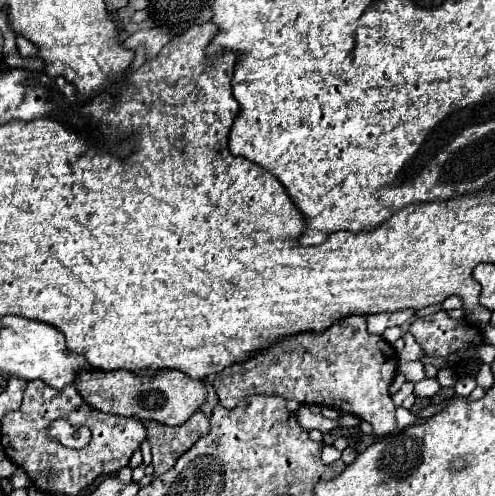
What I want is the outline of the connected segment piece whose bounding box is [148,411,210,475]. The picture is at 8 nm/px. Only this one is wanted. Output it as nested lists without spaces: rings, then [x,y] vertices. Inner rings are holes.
[[[196,411],[178,427],[148,421],[148,443],[152,447],[152,467],[156,475],[162,475],[174,467],[178,457],[184,455],[202,435],[206,435],[208,429],[208,417],[202,411]]]

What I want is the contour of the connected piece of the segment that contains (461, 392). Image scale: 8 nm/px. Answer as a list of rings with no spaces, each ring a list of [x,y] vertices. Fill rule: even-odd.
[[[464,375],[464,377],[460,377],[458,383],[456,383],[456,387],[454,387],[454,391],[456,391],[458,397],[468,397],[474,389],[476,389],[476,379],[474,379],[474,375]]]

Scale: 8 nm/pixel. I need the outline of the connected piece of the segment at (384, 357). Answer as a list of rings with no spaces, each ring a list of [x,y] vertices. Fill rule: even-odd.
[[[342,317],[342,321],[330,325],[330,329],[322,333],[296,333],[294,337],[284,337],[282,341],[272,343],[270,347],[254,353],[250,359],[242,363],[234,363],[222,369],[216,375],[206,377],[206,381],[216,389],[220,405],[232,409],[246,395],[256,393],[278,393],[286,399],[298,399],[304,405],[322,405],[342,413],[352,413],[374,427],[376,435],[388,435],[396,429],[394,419],[394,403],[390,399],[390,385],[396,377],[398,355],[394,347],[384,341],[380,335],[372,335],[366,329],[366,317]]]

